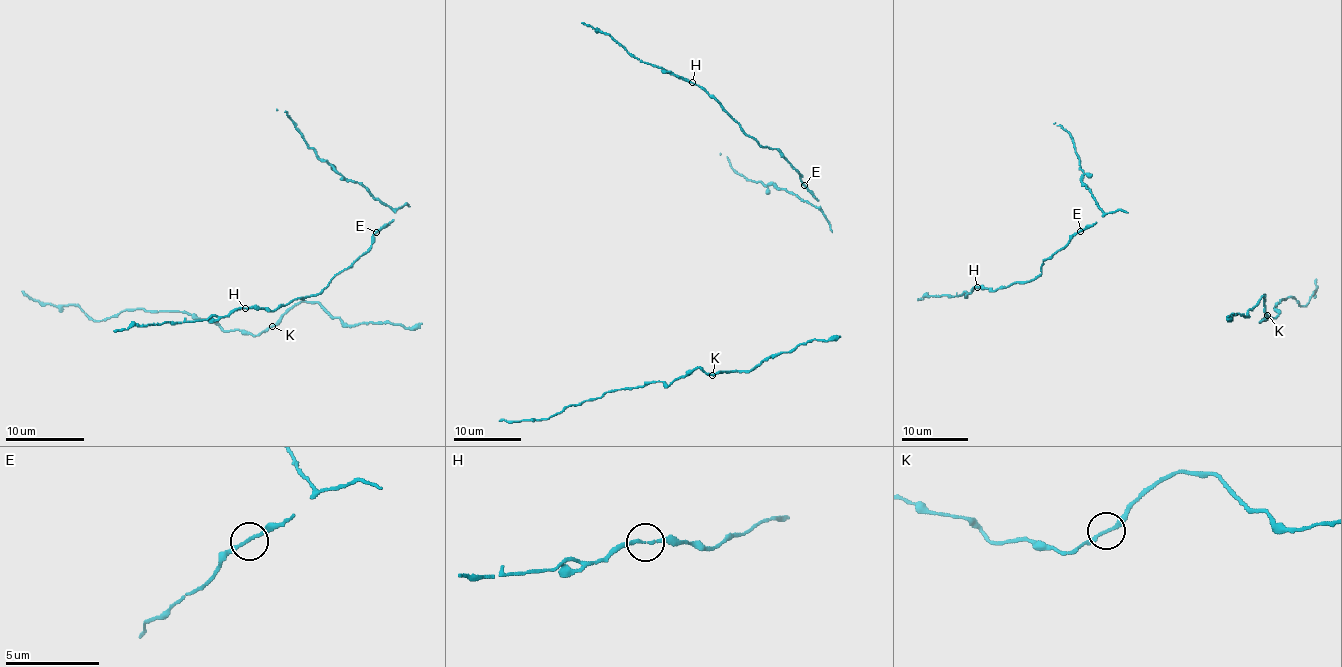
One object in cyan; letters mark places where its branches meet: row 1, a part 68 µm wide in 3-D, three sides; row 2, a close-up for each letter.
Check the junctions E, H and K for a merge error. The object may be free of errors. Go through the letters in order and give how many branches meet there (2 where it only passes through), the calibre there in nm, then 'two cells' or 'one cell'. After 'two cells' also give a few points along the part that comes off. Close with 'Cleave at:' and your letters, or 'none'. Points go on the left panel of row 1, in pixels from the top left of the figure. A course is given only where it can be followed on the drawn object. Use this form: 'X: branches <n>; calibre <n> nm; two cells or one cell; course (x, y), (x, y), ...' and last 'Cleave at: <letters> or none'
E: branches 2; calibre 150 nm; one cell
H: branches 2; calibre 150 nm; one cell
K: branches 2; calibre 180 nm; one cell
Cleave at: none

